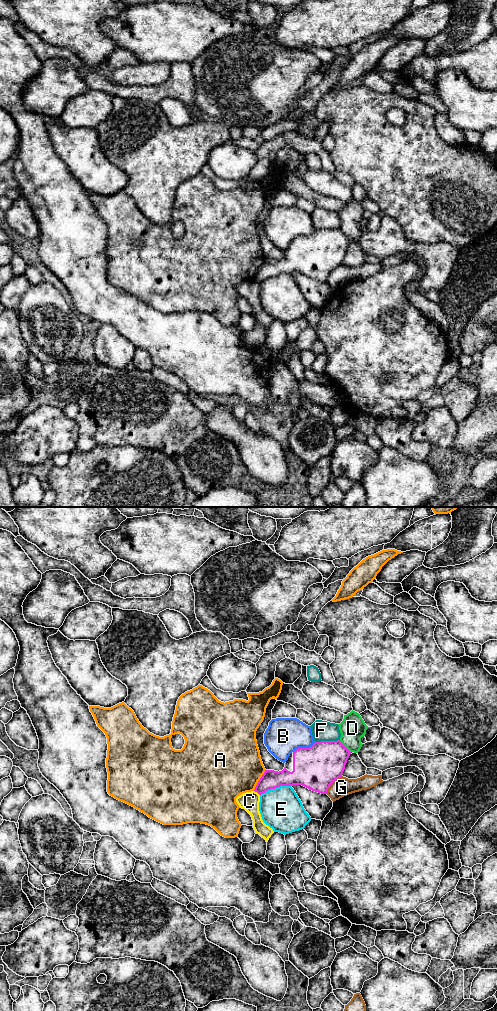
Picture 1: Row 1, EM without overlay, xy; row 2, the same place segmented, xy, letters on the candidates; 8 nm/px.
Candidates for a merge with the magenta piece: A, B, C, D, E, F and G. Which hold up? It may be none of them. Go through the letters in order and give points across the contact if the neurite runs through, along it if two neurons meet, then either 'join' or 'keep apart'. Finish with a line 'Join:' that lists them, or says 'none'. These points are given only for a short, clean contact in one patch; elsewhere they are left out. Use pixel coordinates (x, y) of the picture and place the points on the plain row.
A: keep apart
B: keep apart
C: border along xy (254, 278), (259, 283); keep apart
D: keep apart
E: keep apart
F: keep apart
G: keep apart
Join: none

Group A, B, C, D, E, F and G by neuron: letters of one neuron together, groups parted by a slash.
A / B / C / D / E / F / G

